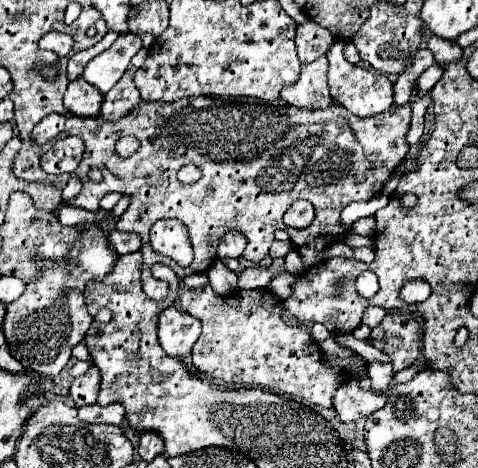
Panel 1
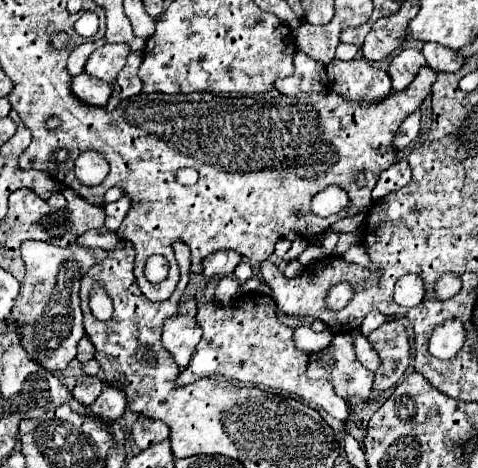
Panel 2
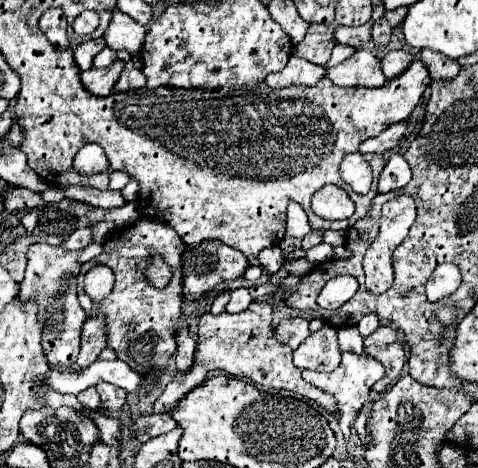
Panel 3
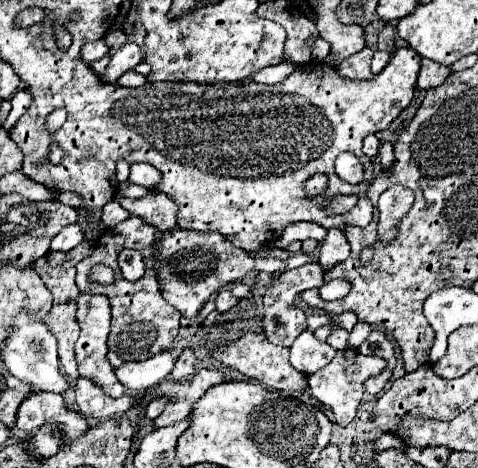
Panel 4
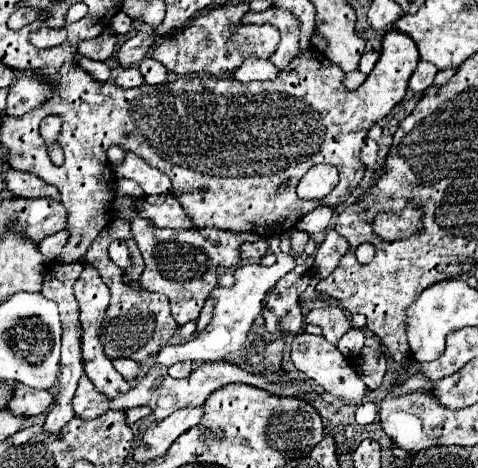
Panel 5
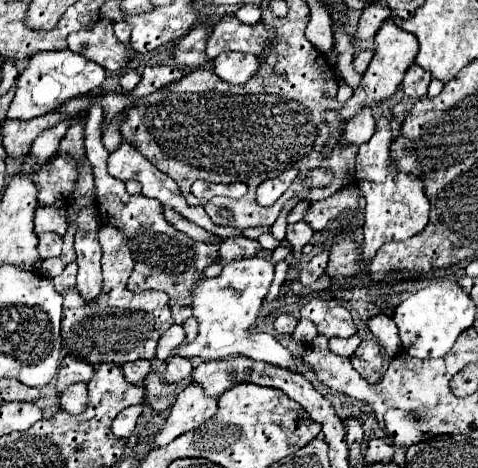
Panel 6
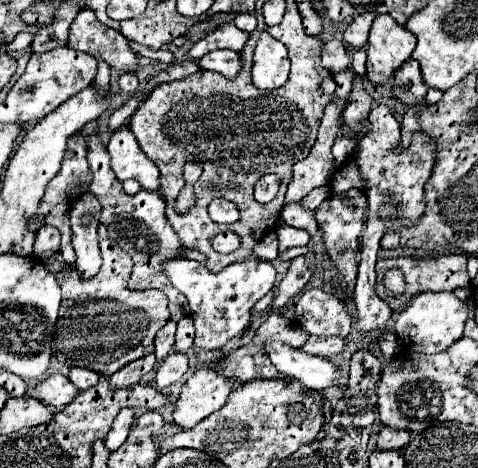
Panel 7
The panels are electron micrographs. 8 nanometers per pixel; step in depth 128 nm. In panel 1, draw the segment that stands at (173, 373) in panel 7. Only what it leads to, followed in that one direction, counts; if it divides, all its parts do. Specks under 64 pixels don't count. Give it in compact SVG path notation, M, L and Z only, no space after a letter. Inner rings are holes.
M166 308L160 314L160 322L158 322L160 346L168 356L184 360L186 356L190 356L192 346L200 338L200 326L202 326L200 320L196 320L188 312Z

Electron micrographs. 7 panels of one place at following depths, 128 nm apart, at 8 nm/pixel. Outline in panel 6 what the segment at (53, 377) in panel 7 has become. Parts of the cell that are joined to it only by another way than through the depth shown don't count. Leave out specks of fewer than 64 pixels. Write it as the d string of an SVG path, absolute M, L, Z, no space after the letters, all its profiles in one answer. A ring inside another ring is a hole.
M78 382L60 392L60 406L66 412L80 414L84 410L84 404L86 404L86 386L84 384Z

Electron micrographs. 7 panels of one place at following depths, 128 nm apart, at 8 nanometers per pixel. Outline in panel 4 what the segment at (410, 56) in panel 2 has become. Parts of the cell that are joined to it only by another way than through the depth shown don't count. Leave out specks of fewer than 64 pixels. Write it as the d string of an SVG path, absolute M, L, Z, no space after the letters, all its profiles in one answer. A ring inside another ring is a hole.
M376 50L376 52L374 52L374 56L372 56L372 62L370 62L370 70L372 70L372 74L378 74L378 72L386 66L388 58L390 58L390 52Z

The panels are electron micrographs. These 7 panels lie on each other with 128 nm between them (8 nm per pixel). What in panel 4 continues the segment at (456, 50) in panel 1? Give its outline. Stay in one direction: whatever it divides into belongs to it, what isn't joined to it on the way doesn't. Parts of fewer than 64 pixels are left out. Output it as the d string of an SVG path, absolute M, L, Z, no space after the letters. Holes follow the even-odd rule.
M424 58L422 66L420 66L420 74L418 74L418 88L428 90L434 86L440 86L448 74L450 74L448 66L442 66L442 64L436 64L436 62Z

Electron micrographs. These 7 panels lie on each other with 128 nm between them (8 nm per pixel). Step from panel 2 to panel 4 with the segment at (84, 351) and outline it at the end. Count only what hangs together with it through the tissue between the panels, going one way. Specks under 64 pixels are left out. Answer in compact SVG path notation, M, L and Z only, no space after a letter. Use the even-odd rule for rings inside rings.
M82 292L76 300L78 304L78 324L80 324L80 338L76 342L76 360L78 360L78 372L92 380L96 386L100 386L108 396L122 396L124 386L114 376L114 368L108 364L108 346L106 338L110 332L110 302L102 294L90 294Z

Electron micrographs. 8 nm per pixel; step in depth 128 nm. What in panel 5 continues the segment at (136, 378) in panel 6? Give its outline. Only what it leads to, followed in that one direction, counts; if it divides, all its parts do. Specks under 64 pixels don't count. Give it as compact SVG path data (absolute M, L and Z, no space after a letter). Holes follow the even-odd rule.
M118 358L118 360L114 360L114 366L116 366L116 370L124 376L124 380L128 380L128 382L136 380L136 376L138 376L138 372L140 372L140 364L134 362L134 360L128 360L128 358Z

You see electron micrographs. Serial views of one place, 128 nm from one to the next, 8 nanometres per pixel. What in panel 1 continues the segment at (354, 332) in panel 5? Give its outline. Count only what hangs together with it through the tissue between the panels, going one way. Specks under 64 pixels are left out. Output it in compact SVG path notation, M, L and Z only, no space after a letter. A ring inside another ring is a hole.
M368 306L368 308L364 310L362 322L364 322L366 326L370 326L370 328L376 328L376 326L384 320L384 314L386 314L384 308L380 308L380 306Z

